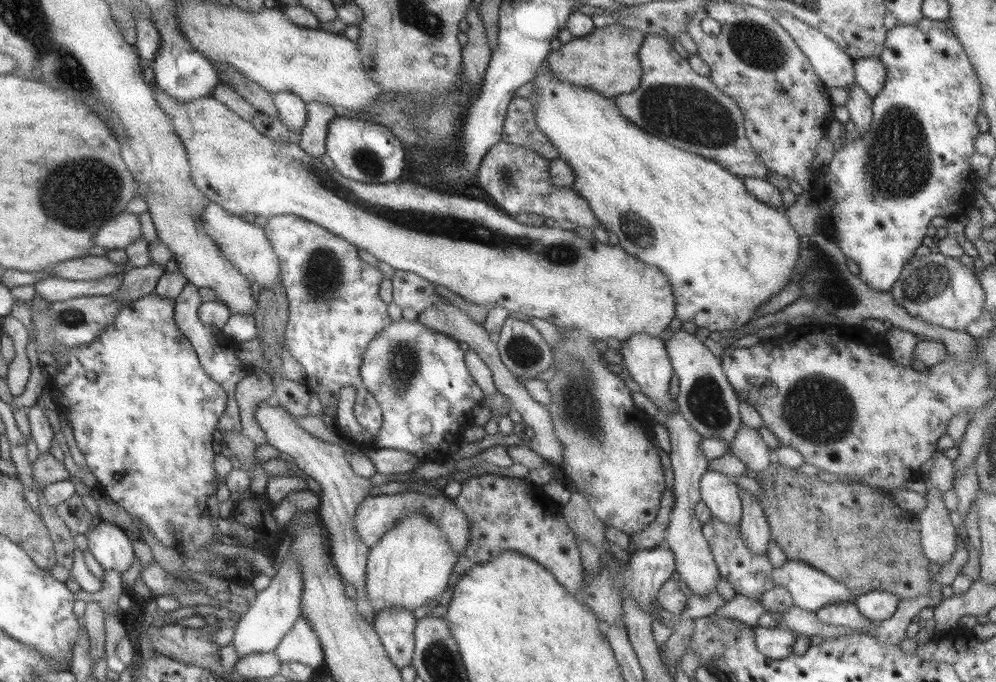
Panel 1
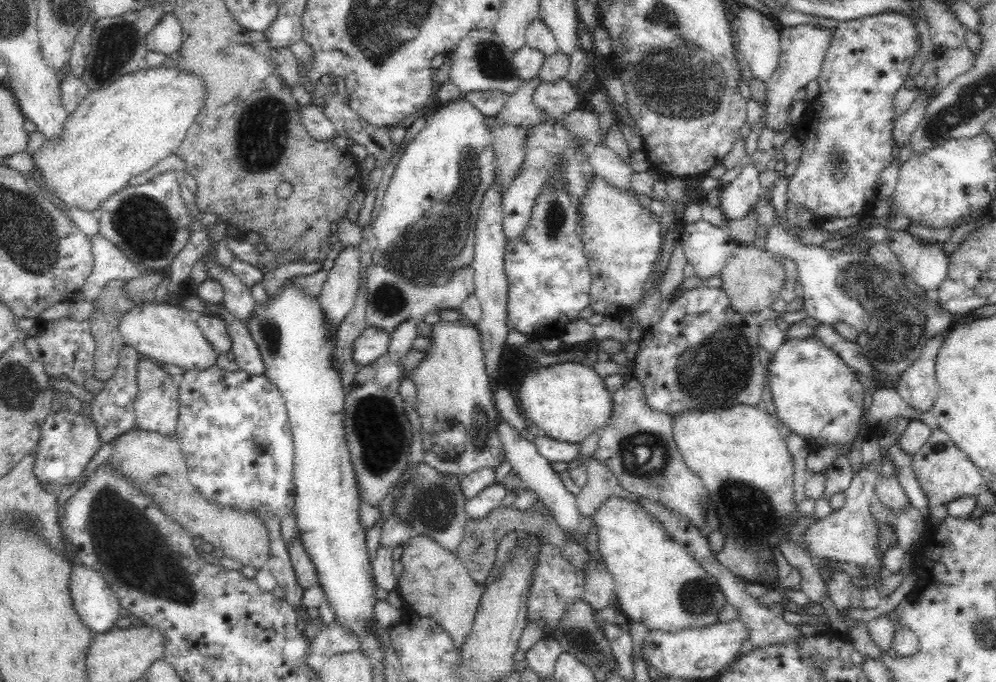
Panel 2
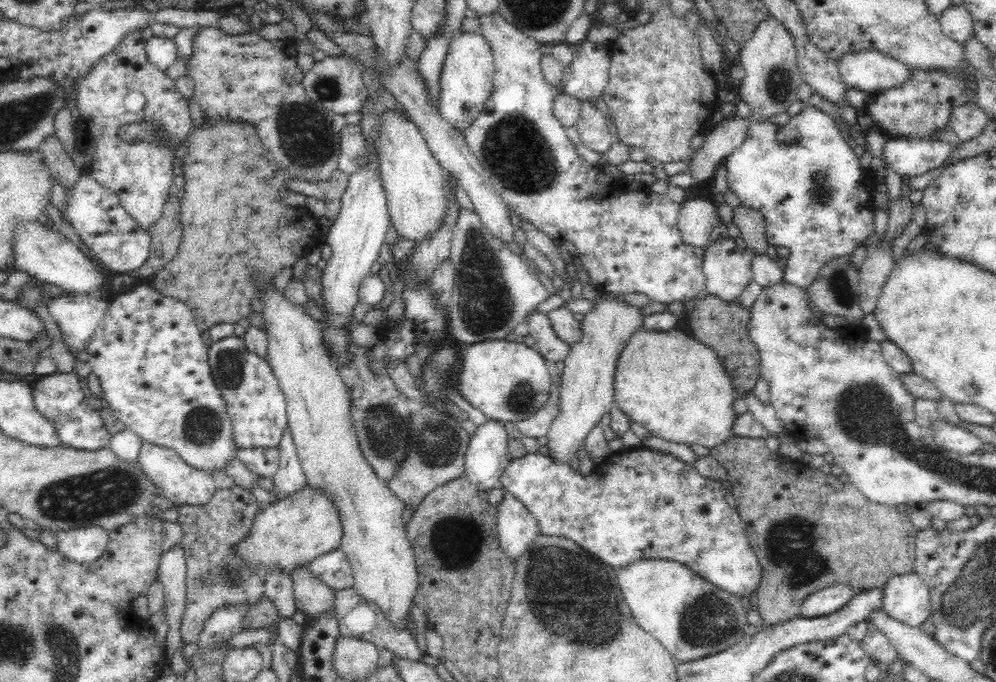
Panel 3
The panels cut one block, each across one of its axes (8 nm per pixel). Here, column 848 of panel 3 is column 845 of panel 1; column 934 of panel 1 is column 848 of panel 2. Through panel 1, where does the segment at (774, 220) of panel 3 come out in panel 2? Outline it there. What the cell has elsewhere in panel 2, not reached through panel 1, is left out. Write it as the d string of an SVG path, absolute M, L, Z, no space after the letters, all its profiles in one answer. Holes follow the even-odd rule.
M884 12L884 14L878 14L876 16L864 16L864 18L858 18L858 20L846 20L840 21L838 28L833 32L832 40L828 51L826 52L824 63L822 64L820 74L818 75L818 82L820 87L820 93L817 99L810 102L804 115L802 117L801 124L796 127L796 133L794 136L802 144L802 155L798 167L790 177L787 190L787 200L797 202L804 208L807 208L810 212L813 212L820 220L826 218L832 218L836 216L854 216L861 213L868 202L874 200L876 195L876 178L883 172L890 164L892 160L892 132L895 124L895 111L893 107L893 100L896 92L898 92L904 84L904 79L908 77L908 70L912 66L914 57L917 55L921 46L919 41L918 32L915 30L914 23L896 12Z

